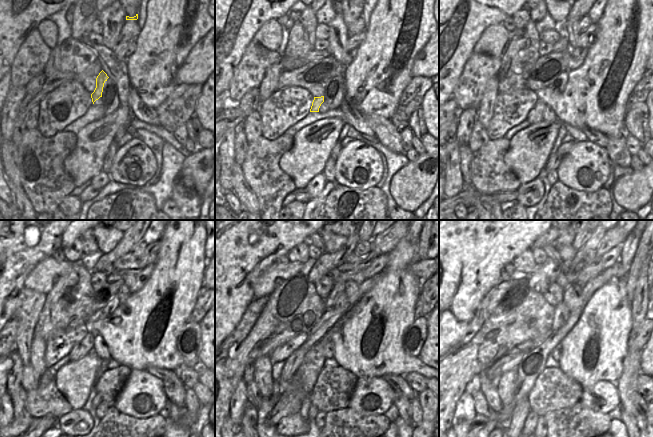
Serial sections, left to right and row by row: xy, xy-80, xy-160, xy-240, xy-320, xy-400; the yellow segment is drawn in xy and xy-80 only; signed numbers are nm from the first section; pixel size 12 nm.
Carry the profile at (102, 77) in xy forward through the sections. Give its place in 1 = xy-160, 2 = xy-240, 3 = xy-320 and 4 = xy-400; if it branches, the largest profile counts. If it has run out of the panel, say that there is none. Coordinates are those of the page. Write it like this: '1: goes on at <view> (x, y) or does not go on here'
1: goes on at xy-160 (535, 116)
2: goes on at xy-240 (85, 345)
3: goes on at xy-320 (294, 361)
4: goes on at xy-400 (506, 386)

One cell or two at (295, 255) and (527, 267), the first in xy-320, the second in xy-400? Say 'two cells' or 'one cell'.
one cell

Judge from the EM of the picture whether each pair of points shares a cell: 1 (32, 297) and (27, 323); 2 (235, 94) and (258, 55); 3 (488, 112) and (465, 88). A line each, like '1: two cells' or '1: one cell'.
1: one cell
2: one cell
3: two cells

